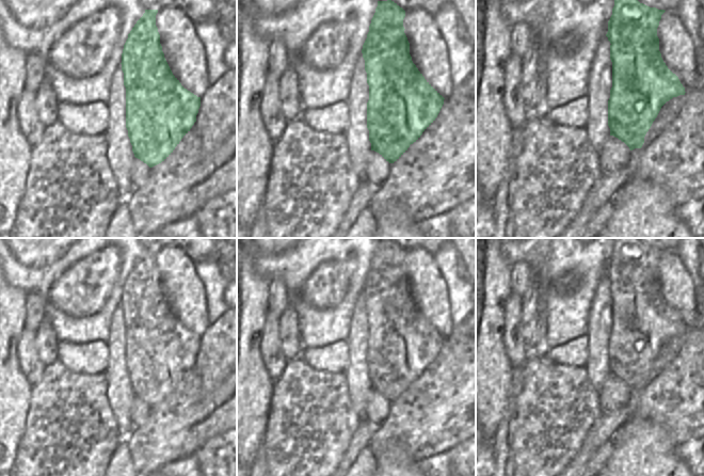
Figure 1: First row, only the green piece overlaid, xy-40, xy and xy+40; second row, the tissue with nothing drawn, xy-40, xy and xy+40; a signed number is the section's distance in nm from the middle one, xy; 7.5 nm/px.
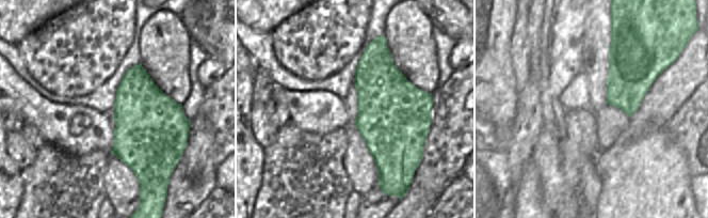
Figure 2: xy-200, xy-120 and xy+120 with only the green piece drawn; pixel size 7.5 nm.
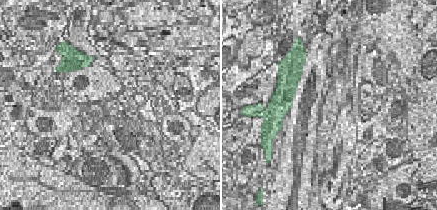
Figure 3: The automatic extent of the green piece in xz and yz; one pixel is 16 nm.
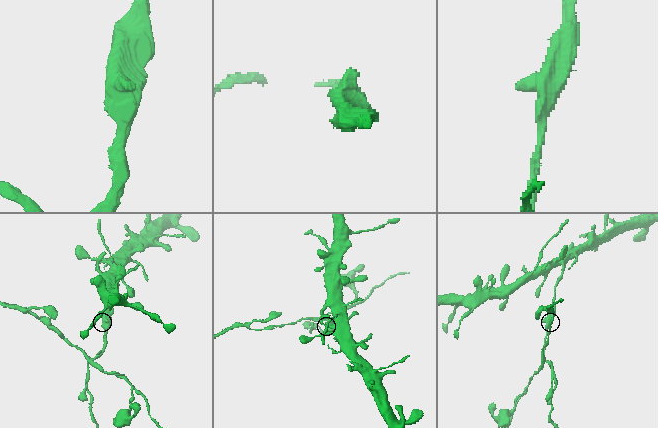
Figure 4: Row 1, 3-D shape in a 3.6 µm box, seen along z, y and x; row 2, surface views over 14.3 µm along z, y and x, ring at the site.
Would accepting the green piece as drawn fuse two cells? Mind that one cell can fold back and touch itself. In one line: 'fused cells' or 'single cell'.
fused cells

